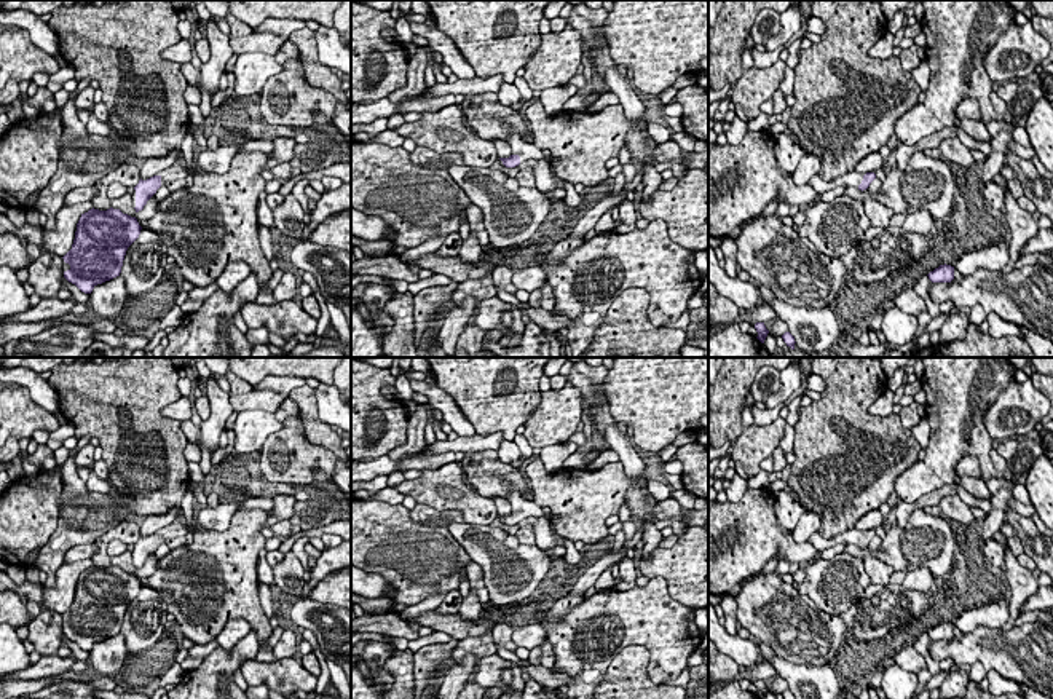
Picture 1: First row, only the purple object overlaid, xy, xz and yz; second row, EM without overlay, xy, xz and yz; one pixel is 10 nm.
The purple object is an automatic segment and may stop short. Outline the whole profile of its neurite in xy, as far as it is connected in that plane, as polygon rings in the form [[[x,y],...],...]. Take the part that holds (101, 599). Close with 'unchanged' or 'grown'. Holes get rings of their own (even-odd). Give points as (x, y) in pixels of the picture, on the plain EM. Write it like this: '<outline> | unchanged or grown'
[[[93,565],[81,571],[72,606],[62,614],[70,622],[64,635],[91,651],[97,642],[120,634],[126,608],[140,587],[137,576],[120,567]]] | unchanged

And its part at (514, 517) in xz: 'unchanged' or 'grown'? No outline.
grown

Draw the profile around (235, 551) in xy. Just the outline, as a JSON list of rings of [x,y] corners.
[[[241,509],[225,531],[195,530],[193,543],[158,560],[152,576],[139,582],[155,589],[182,632],[206,645],[230,619],[246,619],[263,643],[273,634],[258,598],[258,552],[268,520],[263,509]]]

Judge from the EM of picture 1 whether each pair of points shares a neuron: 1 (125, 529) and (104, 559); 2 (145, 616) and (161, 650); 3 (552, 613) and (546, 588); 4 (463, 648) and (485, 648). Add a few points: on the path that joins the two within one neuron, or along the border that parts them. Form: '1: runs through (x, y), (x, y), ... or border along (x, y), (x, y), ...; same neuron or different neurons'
1: runs through (115, 532), (102, 543), (102, 549); same neuron
2: runs through (145, 624), (145, 632), (153, 642); same neuron
3: border along (570, 591), (540, 621); different neurons
4: runs through (468, 648), (481, 648); same neuron

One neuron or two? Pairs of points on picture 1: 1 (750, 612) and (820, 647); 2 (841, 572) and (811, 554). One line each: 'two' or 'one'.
1: one
2: two

